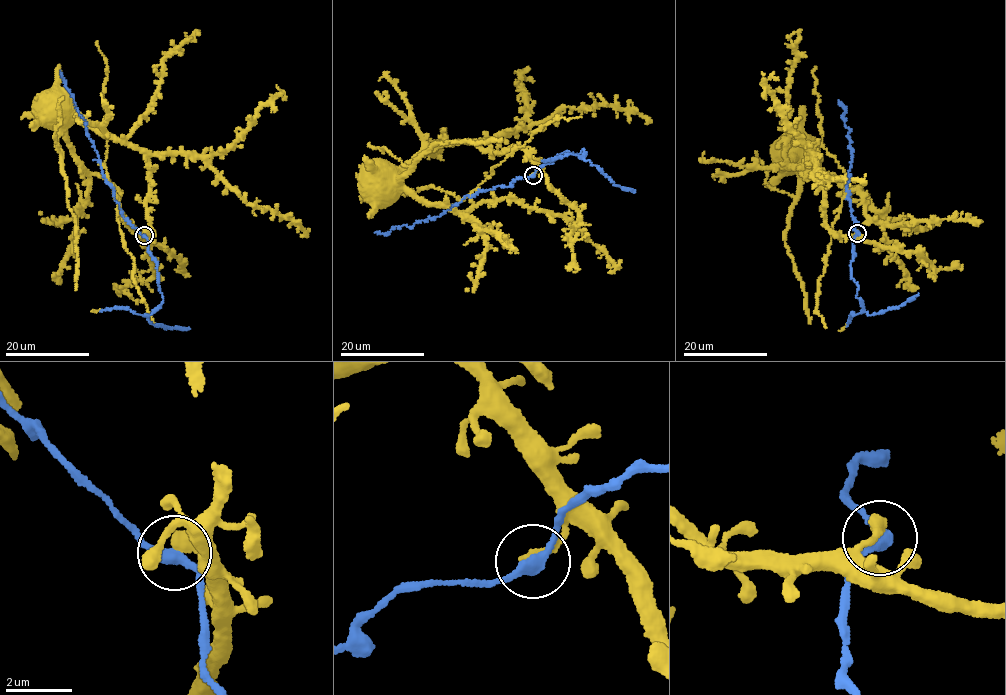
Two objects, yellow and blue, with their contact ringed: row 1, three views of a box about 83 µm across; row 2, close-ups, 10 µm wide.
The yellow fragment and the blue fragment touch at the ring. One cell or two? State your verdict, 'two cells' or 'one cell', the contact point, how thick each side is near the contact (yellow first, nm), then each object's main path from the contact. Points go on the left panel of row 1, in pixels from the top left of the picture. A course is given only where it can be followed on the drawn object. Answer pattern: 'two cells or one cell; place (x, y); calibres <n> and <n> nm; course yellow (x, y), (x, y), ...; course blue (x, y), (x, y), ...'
one cell; place (144, 235); calibres 400 and 320 nm; course yellow (144, 235), (150, 237), (149, 170), (145, 154), (106, 137), (77, 117), (57, 96), (47, 97); course blue (144, 235), (121, 214), (112, 187), (102, 173), (98, 152), (86, 134), (85, 121), (59, 71)

